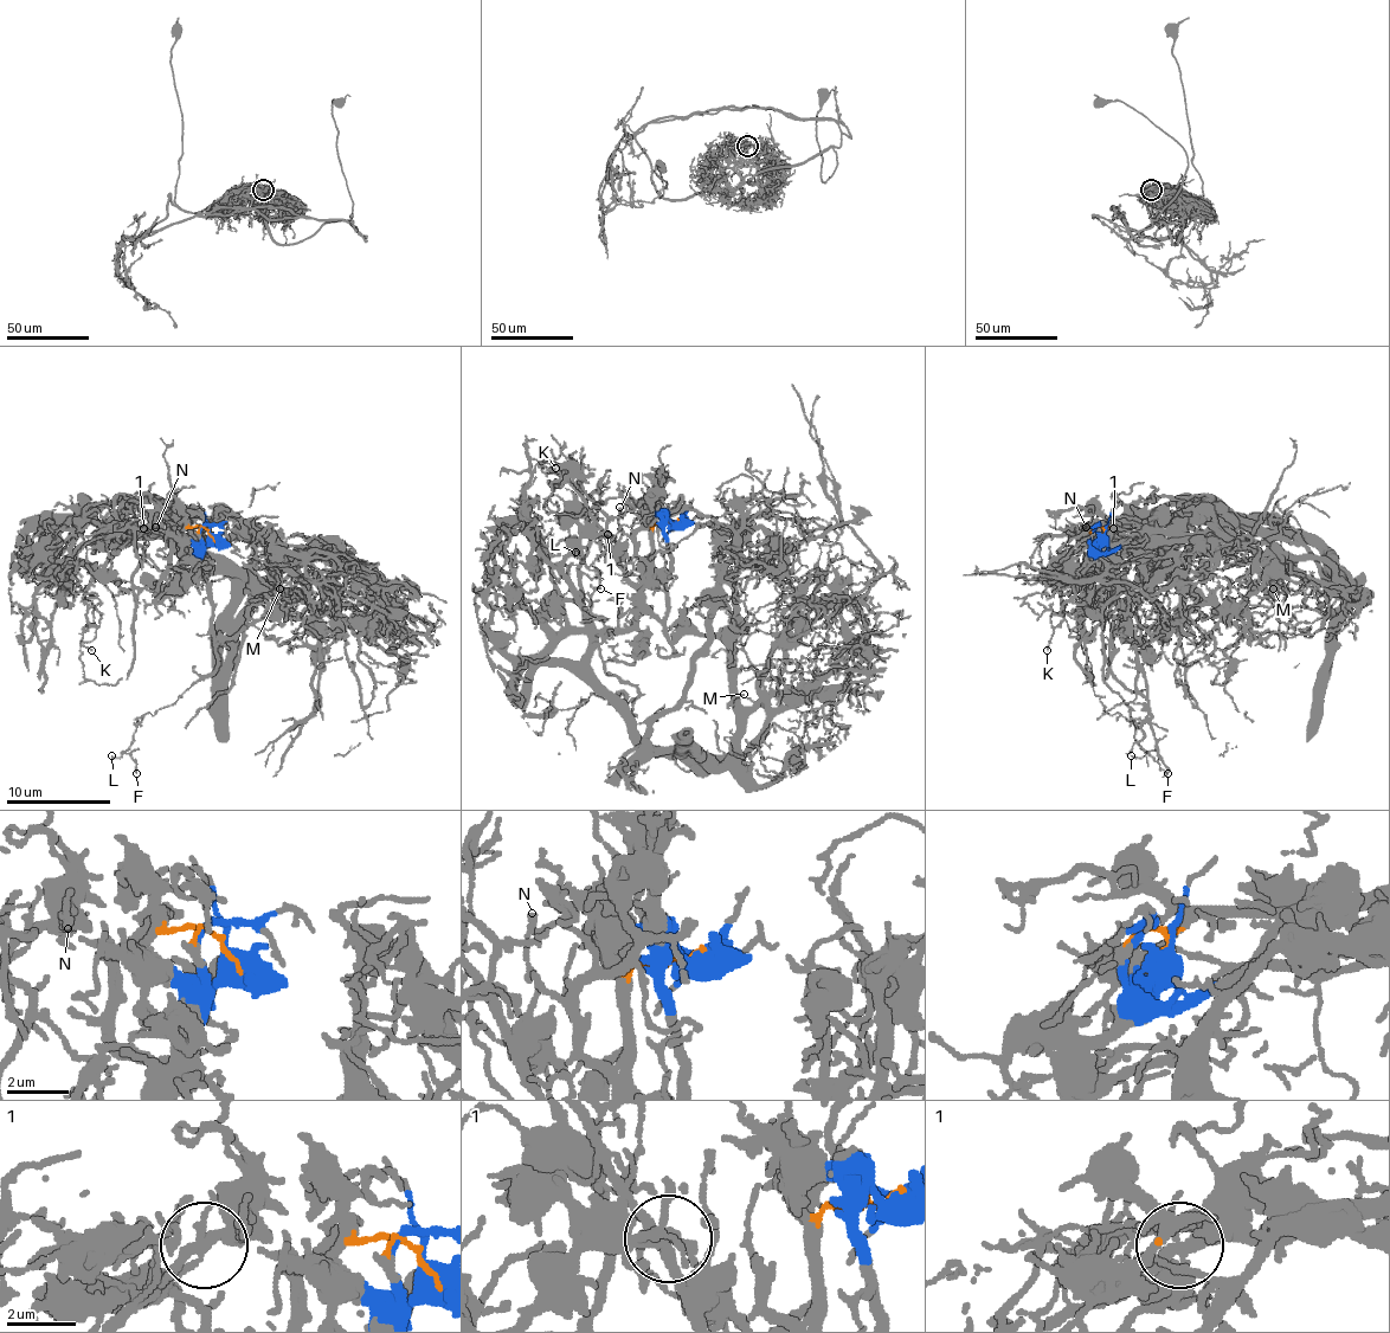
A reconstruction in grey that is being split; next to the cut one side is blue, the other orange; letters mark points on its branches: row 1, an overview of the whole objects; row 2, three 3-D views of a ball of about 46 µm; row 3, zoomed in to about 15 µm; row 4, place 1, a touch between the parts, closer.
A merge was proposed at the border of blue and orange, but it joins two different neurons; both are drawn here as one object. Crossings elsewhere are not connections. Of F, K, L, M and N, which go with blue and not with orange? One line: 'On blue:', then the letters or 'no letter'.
On blue: M

